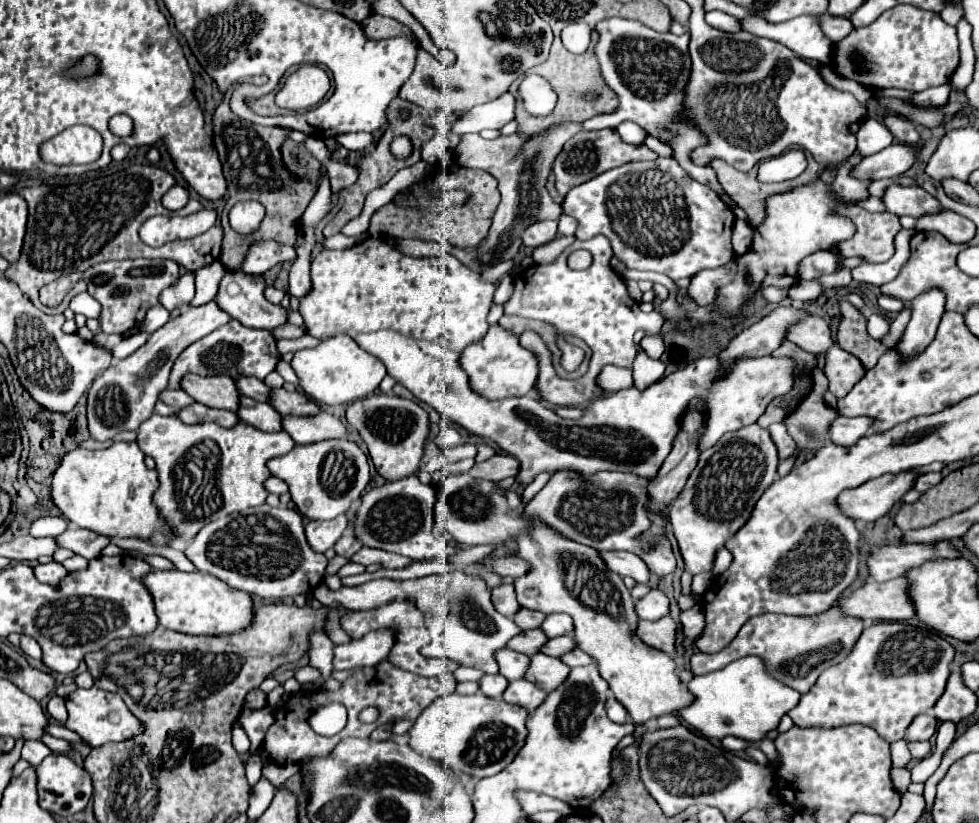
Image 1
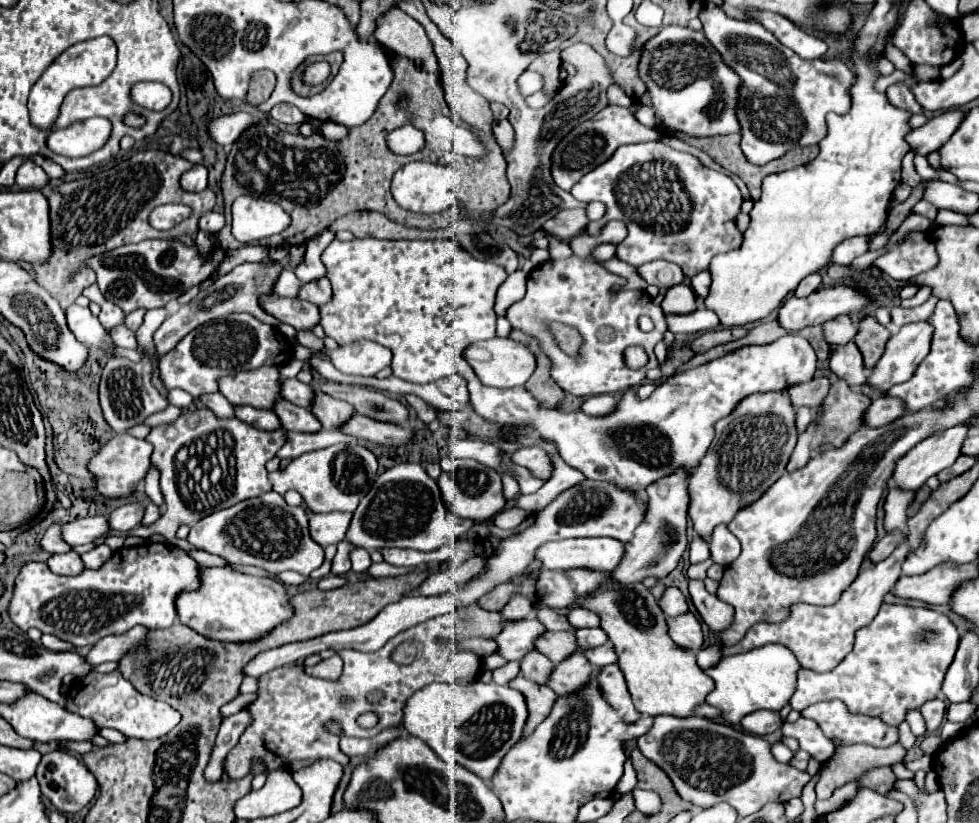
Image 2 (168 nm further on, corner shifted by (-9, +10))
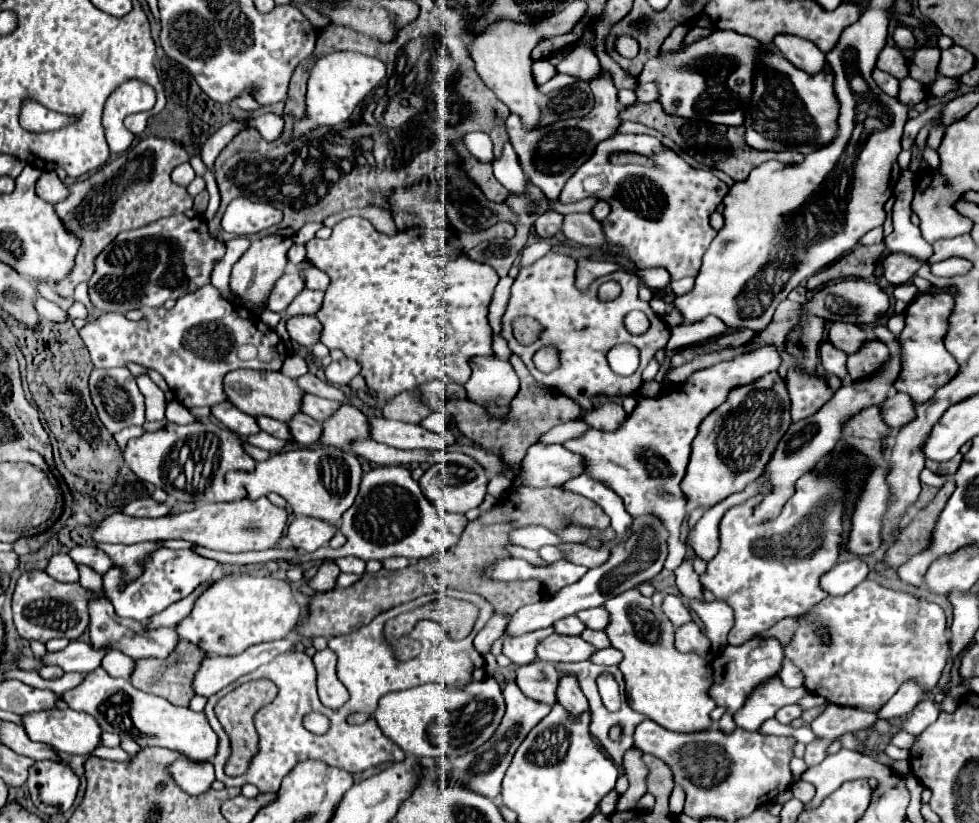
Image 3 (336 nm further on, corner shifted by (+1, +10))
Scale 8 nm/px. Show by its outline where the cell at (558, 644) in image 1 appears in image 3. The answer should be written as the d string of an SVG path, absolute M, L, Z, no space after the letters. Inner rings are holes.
M584 630L582 634L580 634L586 642L590 642L594 648L606 648L606 646L610 646L610 640L608 640L608 636L602 632L602 630Z

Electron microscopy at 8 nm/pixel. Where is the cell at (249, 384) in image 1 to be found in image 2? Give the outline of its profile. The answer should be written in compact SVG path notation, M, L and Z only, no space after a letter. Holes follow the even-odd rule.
M282 380L282 396L284 400L308 408L310 410L310 400L314 400L314 386L312 384L302 384L300 380Z

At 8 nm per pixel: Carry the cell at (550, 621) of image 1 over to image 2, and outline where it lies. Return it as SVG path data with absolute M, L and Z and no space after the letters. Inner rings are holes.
M572 608L570 614L568 614L568 620L576 628L596 628L596 626L600 626L598 614L596 612L590 612L586 608Z

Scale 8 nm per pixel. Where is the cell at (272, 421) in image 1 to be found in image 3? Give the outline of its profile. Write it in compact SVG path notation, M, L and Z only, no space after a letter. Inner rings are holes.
M302 412L292 416L292 420L288 422L288 428L290 428L292 438L302 446L312 446L320 438L320 422L312 420L310 416L306 416Z

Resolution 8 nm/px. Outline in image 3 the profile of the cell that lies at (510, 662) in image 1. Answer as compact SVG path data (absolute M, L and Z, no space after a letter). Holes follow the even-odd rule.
M534 660L516 670L516 684L520 686L520 690L526 696L538 702L546 702L546 704L556 702L558 678L560 674L554 668L554 664L542 662L542 660Z

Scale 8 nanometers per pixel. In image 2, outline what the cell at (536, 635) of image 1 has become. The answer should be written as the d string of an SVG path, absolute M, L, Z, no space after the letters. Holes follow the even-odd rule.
M544 632L536 640L536 650L542 652L546 658L550 658L554 664L560 664L580 648L576 644L574 632Z

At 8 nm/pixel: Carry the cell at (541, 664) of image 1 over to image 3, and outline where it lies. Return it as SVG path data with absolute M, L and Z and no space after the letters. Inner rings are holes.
M560 672L556 698L558 698L558 704L562 704L574 716L588 712L588 700L578 684L578 678L572 672Z

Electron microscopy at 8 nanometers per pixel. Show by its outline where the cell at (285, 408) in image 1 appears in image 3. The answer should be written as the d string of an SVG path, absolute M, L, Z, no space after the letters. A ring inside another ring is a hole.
M342 404L330 418L322 422L322 436L318 442L346 448L358 438L368 438L368 418L358 408Z

